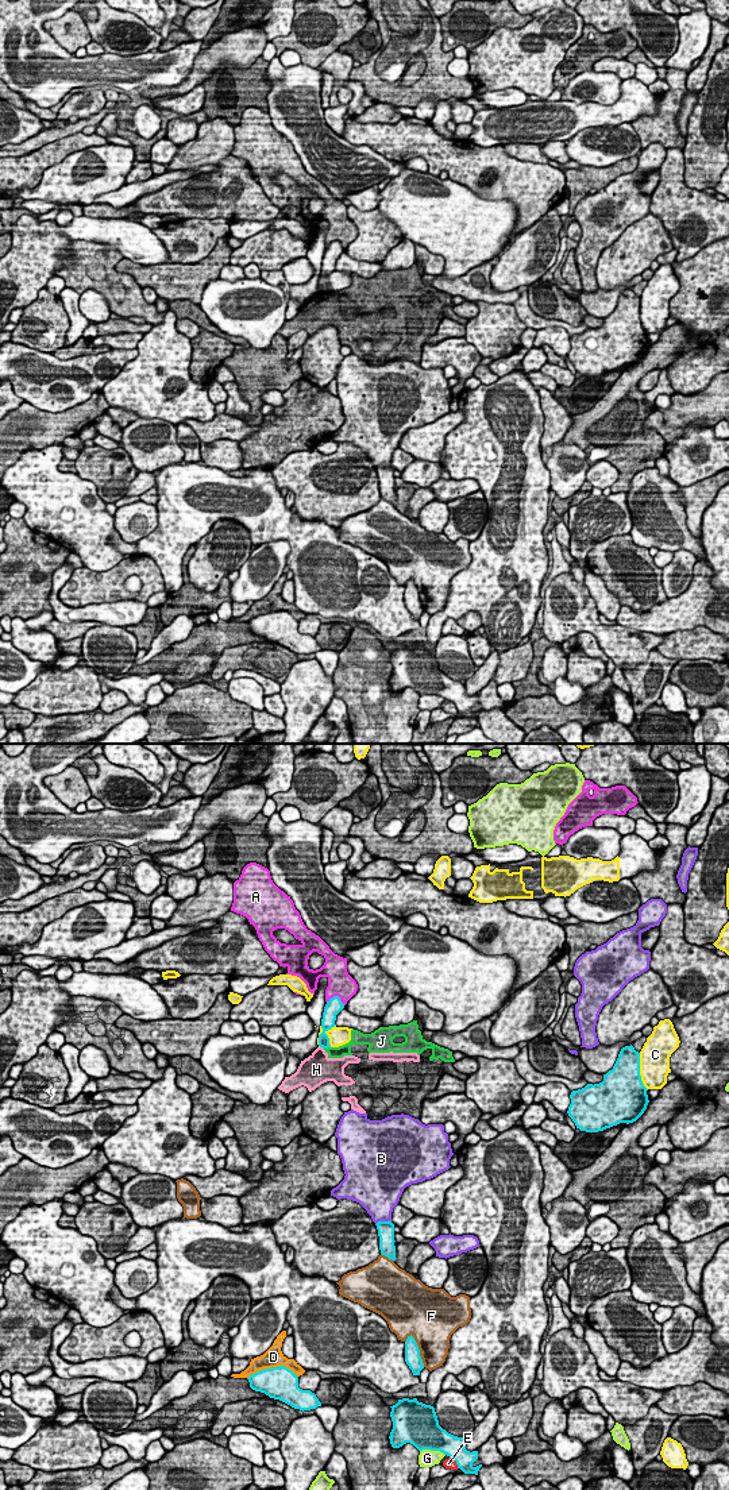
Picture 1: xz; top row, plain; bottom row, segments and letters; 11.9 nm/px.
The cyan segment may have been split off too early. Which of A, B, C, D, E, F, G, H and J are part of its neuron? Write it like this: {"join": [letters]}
{"join": []}

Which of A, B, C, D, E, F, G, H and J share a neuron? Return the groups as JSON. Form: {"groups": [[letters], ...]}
{"groups": [["A"], ["B"], ["C"], ["D", "H", "J"], ["E"], ["F"], ["G"]]}

